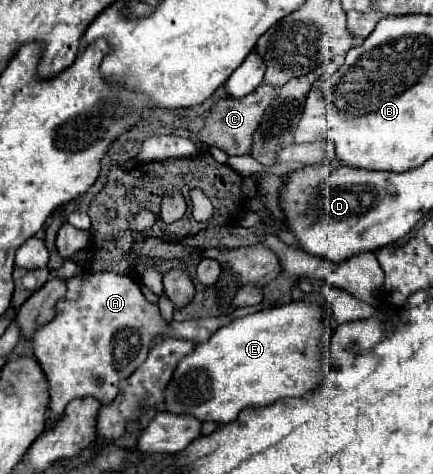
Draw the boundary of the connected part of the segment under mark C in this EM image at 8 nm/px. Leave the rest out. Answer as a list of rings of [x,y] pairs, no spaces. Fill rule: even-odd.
[[[261,83],[253,93],[241,97],[241,99],[219,99],[213,109],[211,115],[205,121],[205,127],[197,133],[197,137],[211,145],[211,147],[219,147],[223,149],[227,155],[247,155],[251,153],[251,137],[253,131],[257,129],[265,109],[271,105],[271,101],[275,99],[275,89],[267,83]]]

